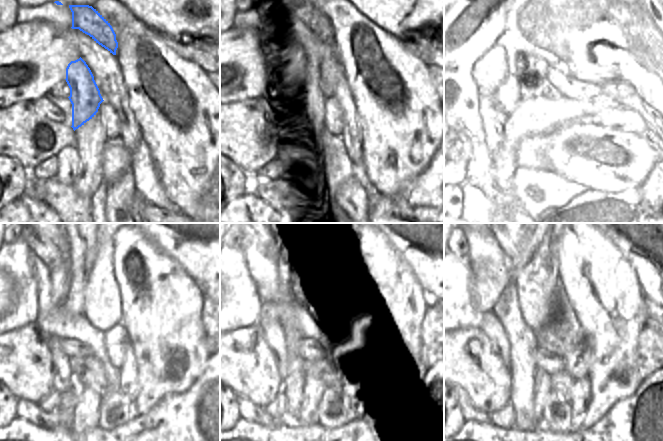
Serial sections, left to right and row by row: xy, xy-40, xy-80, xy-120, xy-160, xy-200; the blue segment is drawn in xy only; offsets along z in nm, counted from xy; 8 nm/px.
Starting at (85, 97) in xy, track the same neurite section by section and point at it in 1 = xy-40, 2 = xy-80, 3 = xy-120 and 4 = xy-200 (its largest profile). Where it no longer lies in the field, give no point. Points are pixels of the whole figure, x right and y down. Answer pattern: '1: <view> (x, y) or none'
1: xy-40 (305, 89)
2: xy-80 (518, 63)
3: xy-120 (66, 283)
4: xy-200 (539, 243)

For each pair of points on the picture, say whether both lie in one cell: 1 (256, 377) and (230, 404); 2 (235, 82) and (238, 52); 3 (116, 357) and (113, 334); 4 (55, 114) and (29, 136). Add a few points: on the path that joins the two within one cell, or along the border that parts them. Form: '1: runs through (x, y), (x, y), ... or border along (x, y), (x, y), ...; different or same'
1: border along (230, 388), (236, 395); different
2: runs through (235, 75), (235, 66), (238, 63), (238, 59); same
3: runs through (116, 351), (115, 340); same
4: border along (32, 103), (49, 118), (63, 123); different

